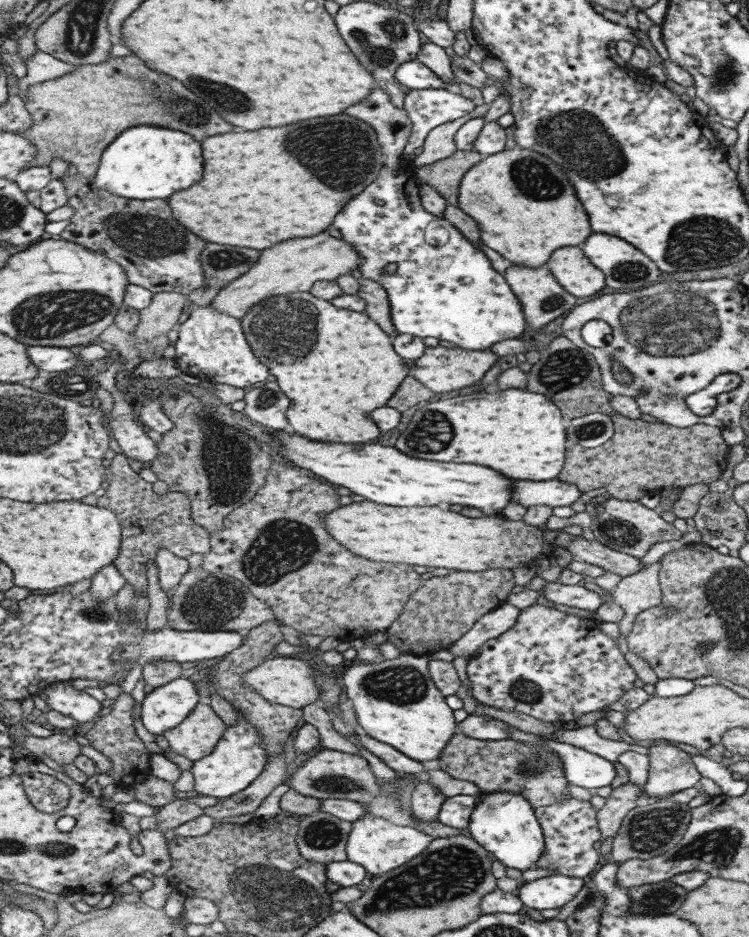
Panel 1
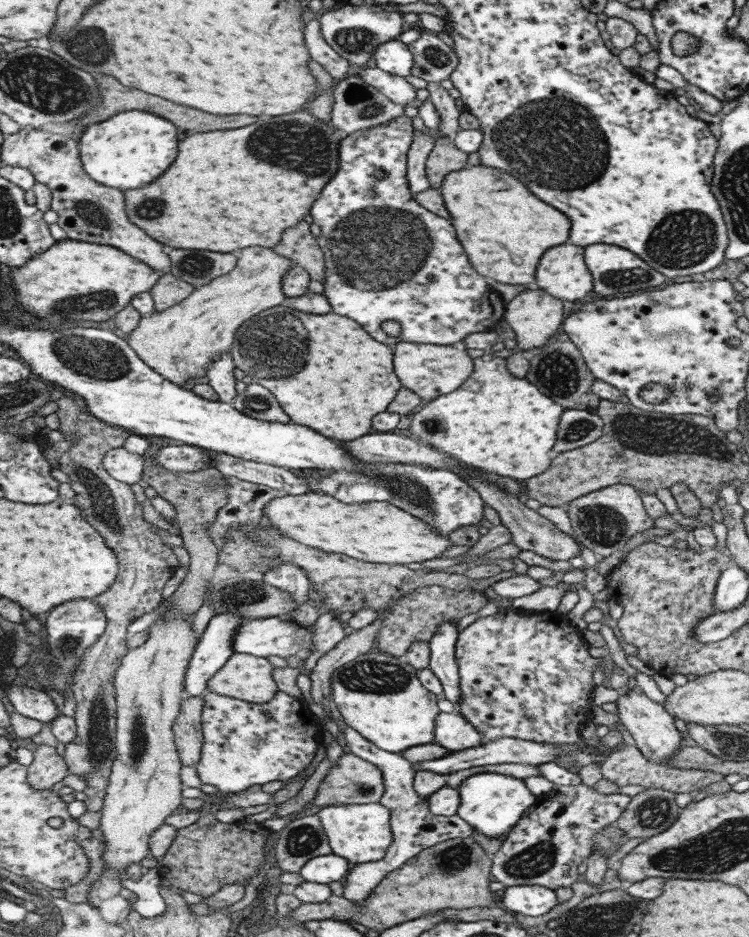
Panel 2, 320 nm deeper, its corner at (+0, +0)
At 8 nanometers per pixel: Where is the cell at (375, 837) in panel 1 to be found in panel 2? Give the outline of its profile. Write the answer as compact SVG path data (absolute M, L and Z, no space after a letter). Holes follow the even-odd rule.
M378 803L327 806L314 814L328 838L328 845L335 856L355 864L365 864L384 857L392 841L388 823L389 812Z

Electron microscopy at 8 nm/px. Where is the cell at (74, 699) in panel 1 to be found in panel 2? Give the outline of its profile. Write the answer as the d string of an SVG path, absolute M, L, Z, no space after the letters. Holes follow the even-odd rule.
M14 682L5 700L15 712L39 722L50 722L57 714L57 707L43 689L24 683Z

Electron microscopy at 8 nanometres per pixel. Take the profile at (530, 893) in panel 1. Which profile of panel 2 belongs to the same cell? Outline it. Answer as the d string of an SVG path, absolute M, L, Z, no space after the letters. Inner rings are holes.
M510 886L503 890L502 903L510 913L541 916L557 904L554 890L544 886Z

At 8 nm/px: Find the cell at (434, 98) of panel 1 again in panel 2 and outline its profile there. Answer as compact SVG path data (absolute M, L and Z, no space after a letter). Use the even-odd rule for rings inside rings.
M369 64L364 69L350 68L346 76L355 74L368 84L374 86L381 94L384 94L391 102L400 104L401 106L409 105L409 102L415 98L415 89L403 79L403 77L389 74L380 68Z

